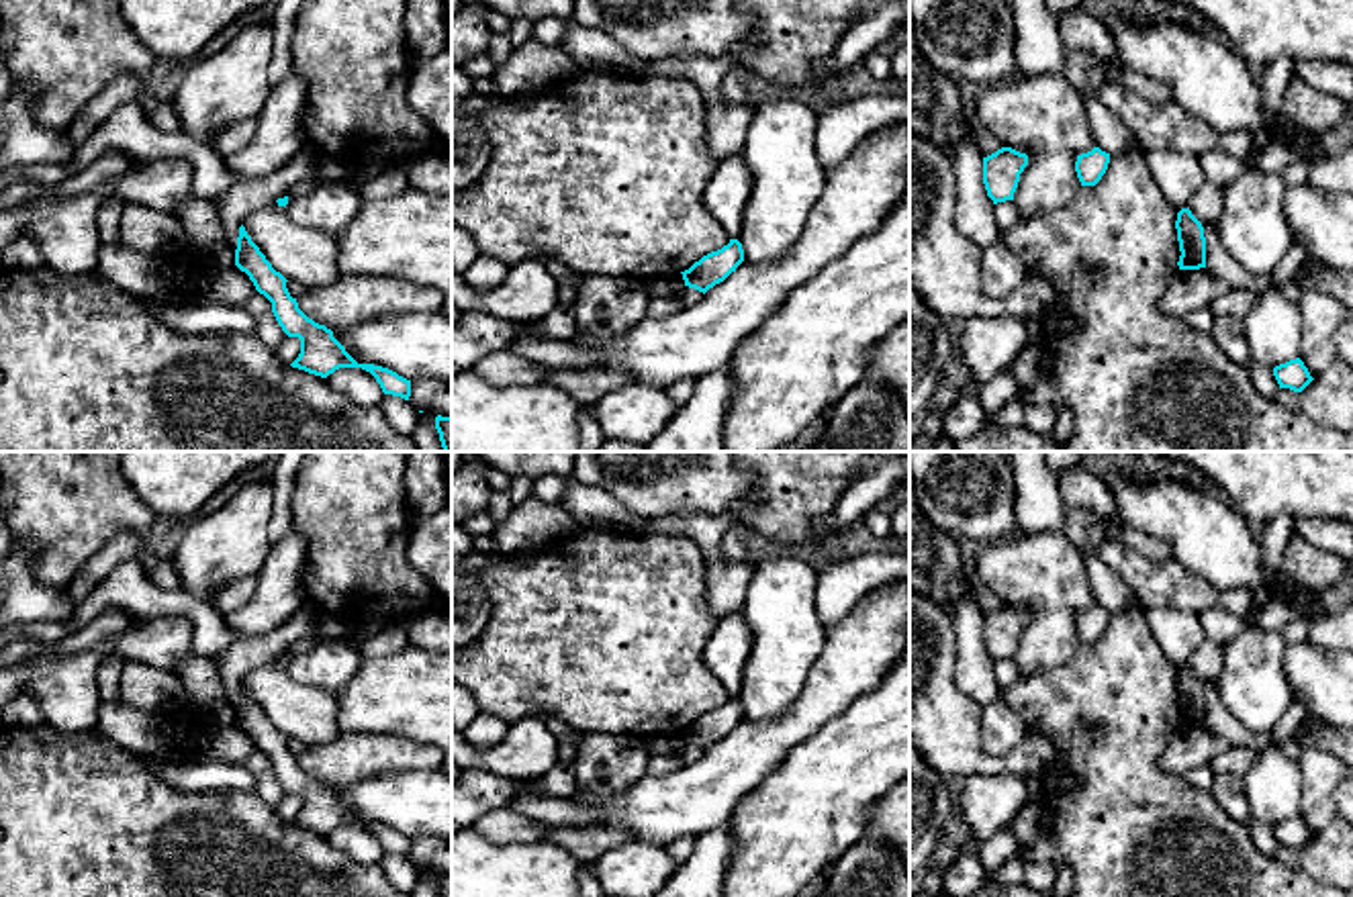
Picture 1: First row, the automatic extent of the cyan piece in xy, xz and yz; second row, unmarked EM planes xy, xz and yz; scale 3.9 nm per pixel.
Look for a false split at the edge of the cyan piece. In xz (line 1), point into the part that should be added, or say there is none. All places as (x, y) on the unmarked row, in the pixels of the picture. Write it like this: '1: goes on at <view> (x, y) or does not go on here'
1: does not go on here

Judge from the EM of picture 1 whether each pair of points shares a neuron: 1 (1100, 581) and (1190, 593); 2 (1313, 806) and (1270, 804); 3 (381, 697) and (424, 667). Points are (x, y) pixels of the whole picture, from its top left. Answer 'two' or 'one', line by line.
1: two
2: two
3: one

